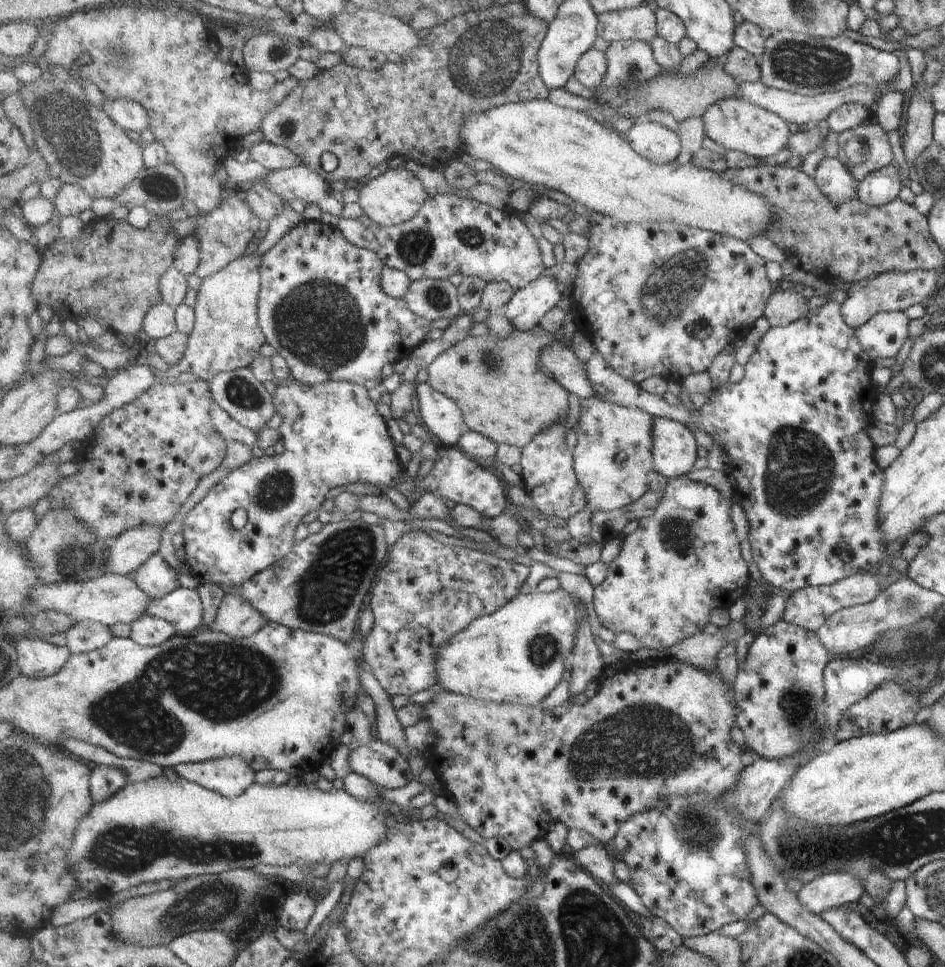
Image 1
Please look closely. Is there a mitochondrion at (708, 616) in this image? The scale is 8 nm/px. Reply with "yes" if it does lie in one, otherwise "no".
no

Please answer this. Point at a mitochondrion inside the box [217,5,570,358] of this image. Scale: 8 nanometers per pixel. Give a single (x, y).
(484, 63)

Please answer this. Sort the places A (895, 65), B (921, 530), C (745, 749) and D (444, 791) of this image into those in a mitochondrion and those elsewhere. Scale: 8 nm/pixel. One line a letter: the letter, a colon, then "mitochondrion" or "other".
A: other
B: other
C: other
D: other

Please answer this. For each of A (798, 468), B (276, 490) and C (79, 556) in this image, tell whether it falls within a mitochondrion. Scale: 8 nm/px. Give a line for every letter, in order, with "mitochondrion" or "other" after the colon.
A: mitochondrion
B: mitochondrion
C: mitochondrion

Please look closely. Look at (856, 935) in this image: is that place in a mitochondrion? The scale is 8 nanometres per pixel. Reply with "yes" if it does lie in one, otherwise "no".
no

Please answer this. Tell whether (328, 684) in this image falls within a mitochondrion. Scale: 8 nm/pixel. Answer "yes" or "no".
no

